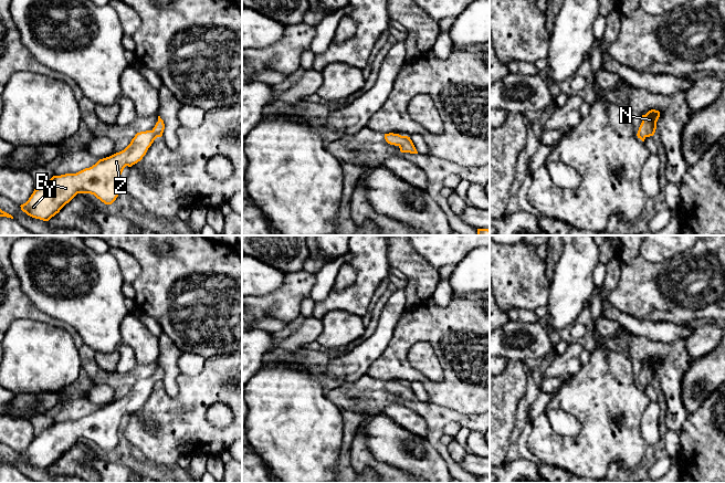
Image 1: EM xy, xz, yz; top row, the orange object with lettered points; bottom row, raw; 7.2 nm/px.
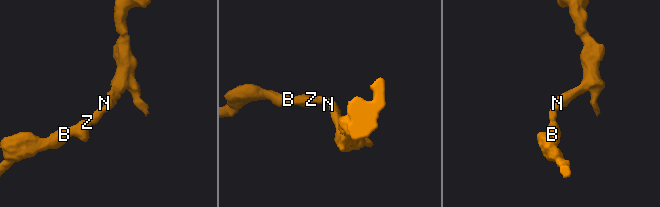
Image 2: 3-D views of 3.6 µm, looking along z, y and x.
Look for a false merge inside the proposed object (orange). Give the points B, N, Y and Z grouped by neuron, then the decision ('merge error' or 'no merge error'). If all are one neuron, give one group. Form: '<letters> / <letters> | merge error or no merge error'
B N Y Z | no merge error

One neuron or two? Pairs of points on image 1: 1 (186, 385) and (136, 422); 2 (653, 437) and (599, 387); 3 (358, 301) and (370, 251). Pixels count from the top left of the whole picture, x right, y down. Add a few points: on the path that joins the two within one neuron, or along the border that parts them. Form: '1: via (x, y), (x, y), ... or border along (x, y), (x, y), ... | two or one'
1: via (180, 399), (169, 410), (150, 411) | one
2: border along (650, 401), (641, 420), (641, 437), (648, 444) | two
3: via (363, 289), (370, 271), (370, 263) | one

